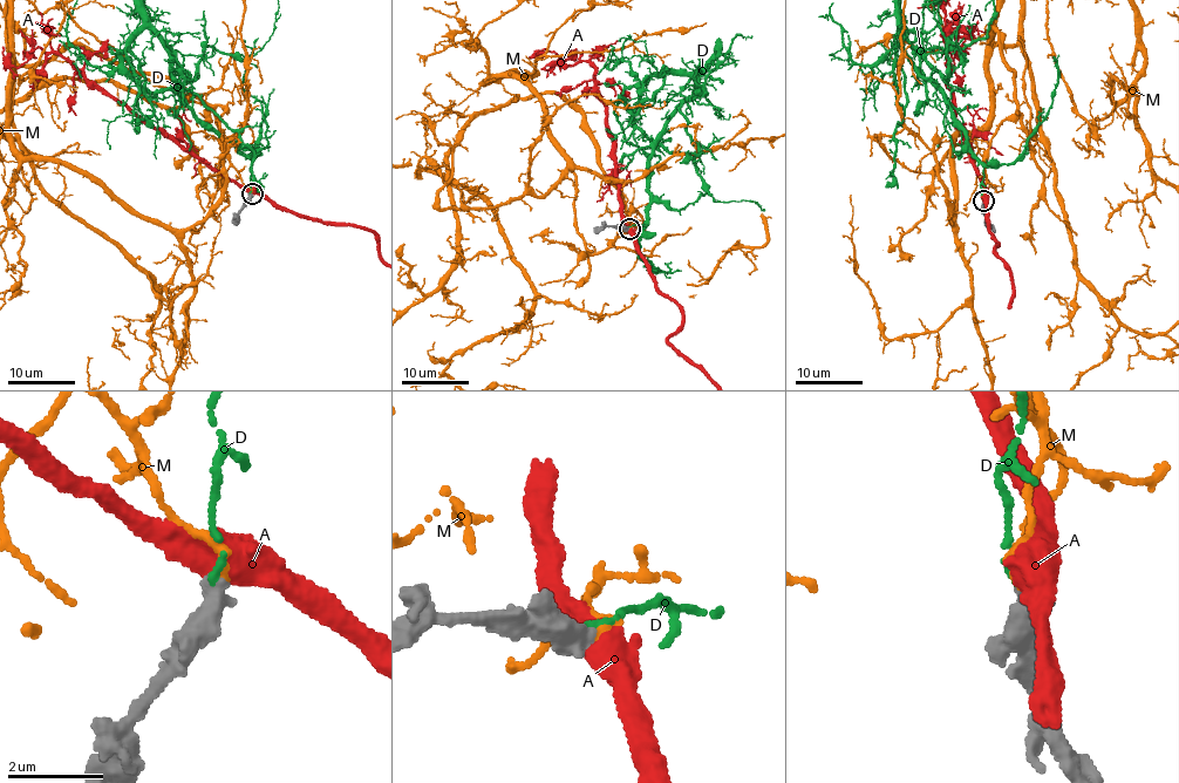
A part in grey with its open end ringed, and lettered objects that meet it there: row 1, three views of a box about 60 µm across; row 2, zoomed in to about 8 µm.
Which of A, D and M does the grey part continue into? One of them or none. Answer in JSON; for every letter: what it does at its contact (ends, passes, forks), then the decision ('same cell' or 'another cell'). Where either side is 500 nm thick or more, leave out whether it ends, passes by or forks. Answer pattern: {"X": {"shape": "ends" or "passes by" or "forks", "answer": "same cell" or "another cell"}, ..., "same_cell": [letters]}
{"A": {"answer": "another cell"}, "D": {"answer": "another cell"}, "M": {"answer": "another cell"}, "same_cell": []}

